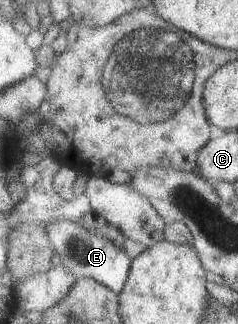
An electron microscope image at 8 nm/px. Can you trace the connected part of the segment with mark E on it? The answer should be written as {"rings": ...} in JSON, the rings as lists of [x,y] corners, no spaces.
{"rings":[[[59,219],[45,224],[50,241],[55,247],[63,265],[69,272],[79,278],[96,278],[100,283],[111,287],[116,293],[120,293],[129,278],[133,261],[123,245],[106,236],[93,233],[82,222]]]}

